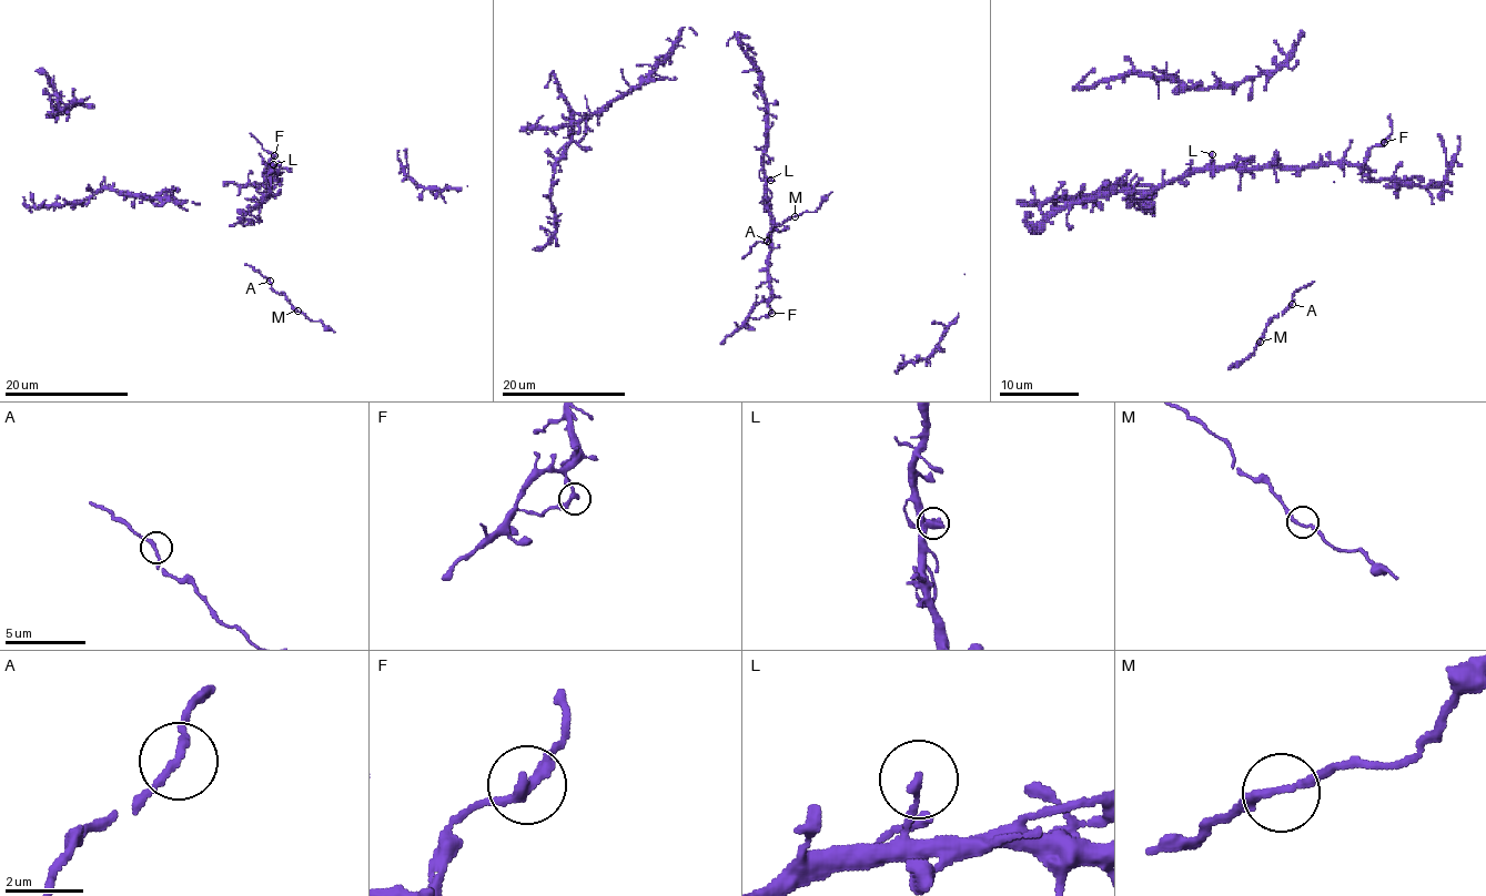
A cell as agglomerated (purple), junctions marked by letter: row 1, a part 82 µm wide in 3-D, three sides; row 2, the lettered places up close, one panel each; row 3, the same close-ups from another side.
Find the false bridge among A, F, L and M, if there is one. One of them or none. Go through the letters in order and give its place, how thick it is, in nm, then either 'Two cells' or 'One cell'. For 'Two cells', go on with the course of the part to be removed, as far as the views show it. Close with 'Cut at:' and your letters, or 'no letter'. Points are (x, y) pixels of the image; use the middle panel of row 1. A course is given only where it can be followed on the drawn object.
A: Place: (767, 241). Thickness 200 nm. One cell
F: Place: (771, 313). Thickness 200 nm. One cell
L: Place: (770, 180). Thickness 200 nm. One cell
M: Place: (795, 216). Thickness 200 nm. One cell
Cut at: no letter

